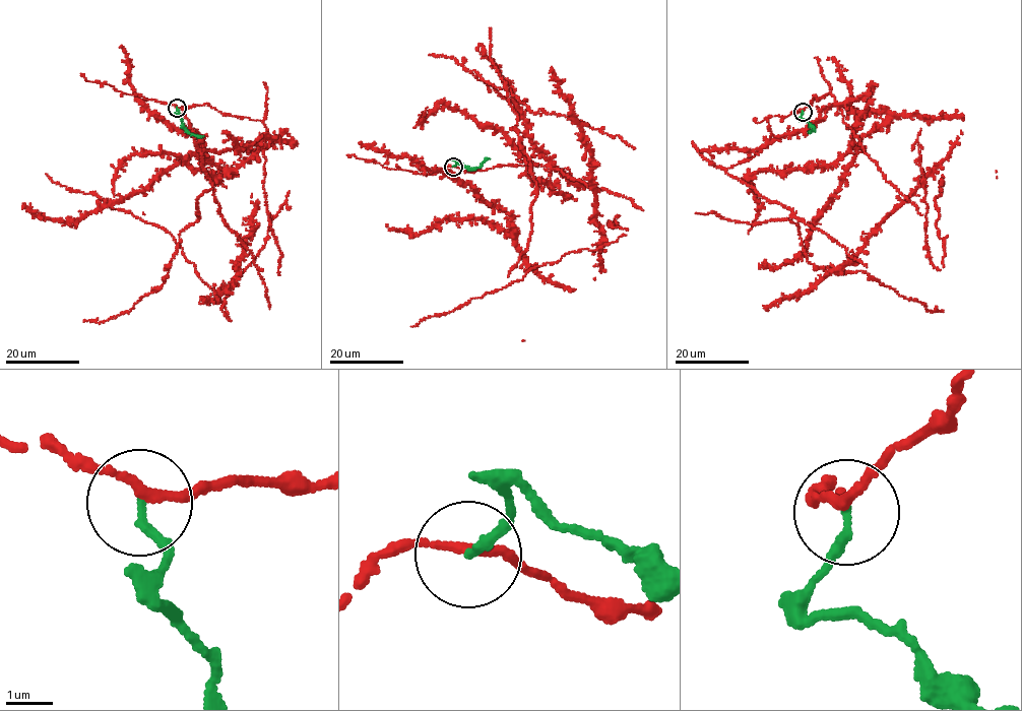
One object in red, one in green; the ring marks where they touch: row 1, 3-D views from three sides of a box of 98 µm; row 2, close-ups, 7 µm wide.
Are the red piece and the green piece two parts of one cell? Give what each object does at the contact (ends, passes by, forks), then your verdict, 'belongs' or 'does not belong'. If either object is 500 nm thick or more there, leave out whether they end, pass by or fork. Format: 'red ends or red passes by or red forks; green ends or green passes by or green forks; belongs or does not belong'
red passes by; green ends; does not belong

